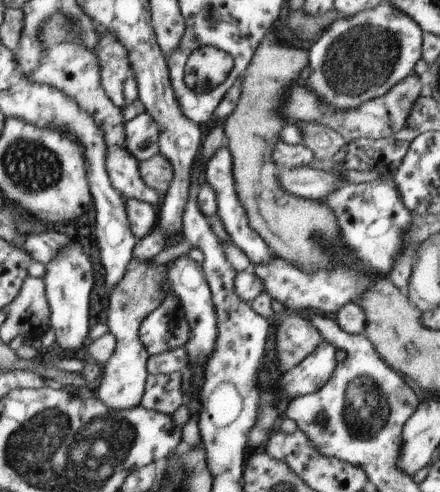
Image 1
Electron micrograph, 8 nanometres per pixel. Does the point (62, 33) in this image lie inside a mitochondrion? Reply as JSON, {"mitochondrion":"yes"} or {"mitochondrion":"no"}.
{"mitochondrion":"yes"}

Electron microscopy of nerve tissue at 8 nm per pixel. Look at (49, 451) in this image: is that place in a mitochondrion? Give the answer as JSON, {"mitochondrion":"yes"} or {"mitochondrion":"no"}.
{"mitochondrion":"yes"}

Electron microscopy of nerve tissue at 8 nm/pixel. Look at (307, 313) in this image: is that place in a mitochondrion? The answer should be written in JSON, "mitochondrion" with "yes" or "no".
{"mitochondrion":"no"}

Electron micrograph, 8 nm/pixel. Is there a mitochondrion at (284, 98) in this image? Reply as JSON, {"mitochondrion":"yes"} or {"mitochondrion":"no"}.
{"mitochondrion":"no"}

